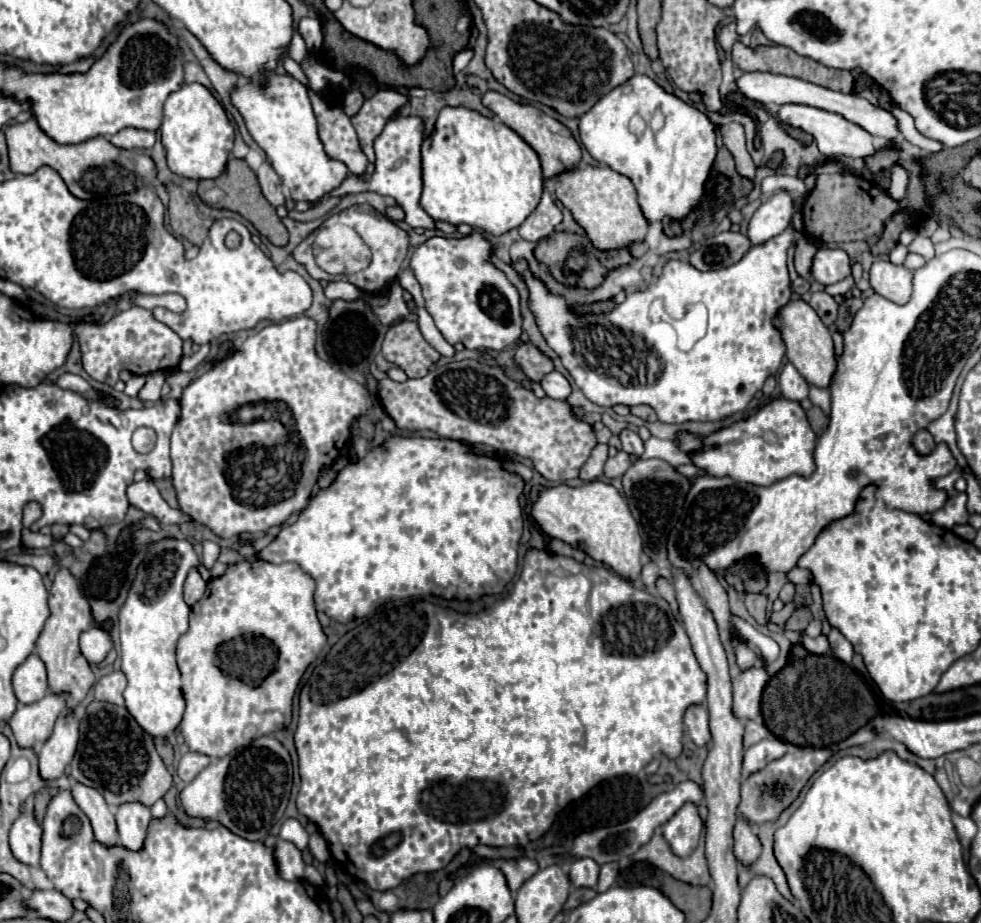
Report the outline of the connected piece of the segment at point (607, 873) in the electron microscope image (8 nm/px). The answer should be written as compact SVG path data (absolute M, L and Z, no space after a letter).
M609 862L601 866L601 874L599 874L599 882L597 882L597 892L605 892L613 886L615 878L619 874L619 864L617 862Z

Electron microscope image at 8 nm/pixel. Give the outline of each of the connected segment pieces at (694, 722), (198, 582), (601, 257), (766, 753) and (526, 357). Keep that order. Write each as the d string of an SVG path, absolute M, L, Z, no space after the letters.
M691 706L685 712L685 728L687 728L687 736L697 744L697 746L707 746L711 740L711 732L709 732L709 714L705 706Z
M191 570L185 580L185 590L183 590L187 606L193 606L203 596L203 592L205 592L205 582L203 582L201 574L197 570Z
M559 232L559 236L547 236L543 240L537 242L535 248L535 258L539 262L543 262L551 274L569 286L579 286L579 288L595 288L603 282L605 274L621 264L631 264L635 258L631 256L629 248L615 248L615 250L599 250L591 244L591 240L587 236L579 236L579 234L571 234L571 232Z
M767 738L767 740L761 740L759 744L751 746L749 750L745 750L743 754L743 768L741 768L741 774L743 778L763 770L771 760L777 760L785 754L785 744L777 738Z
M521 344L515 352L515 364L517 368L533 382L541 382L541 378L549 372L553 372L553 362L547 354L543 354L535 344Z

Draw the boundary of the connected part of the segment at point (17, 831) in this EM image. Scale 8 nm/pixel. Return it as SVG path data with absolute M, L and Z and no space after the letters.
M21 804L19 818L13 822L9 832L11 852L17 860L39 866L39 844L41 844L41 826L33 816L33 810L27 804Z

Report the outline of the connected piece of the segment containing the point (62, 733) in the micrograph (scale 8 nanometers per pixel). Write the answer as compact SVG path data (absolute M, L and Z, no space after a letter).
M65 712L55 722L53 734L39 748L39 772L45 780L59 778L73 760L79 742L79 720L75 712Z

